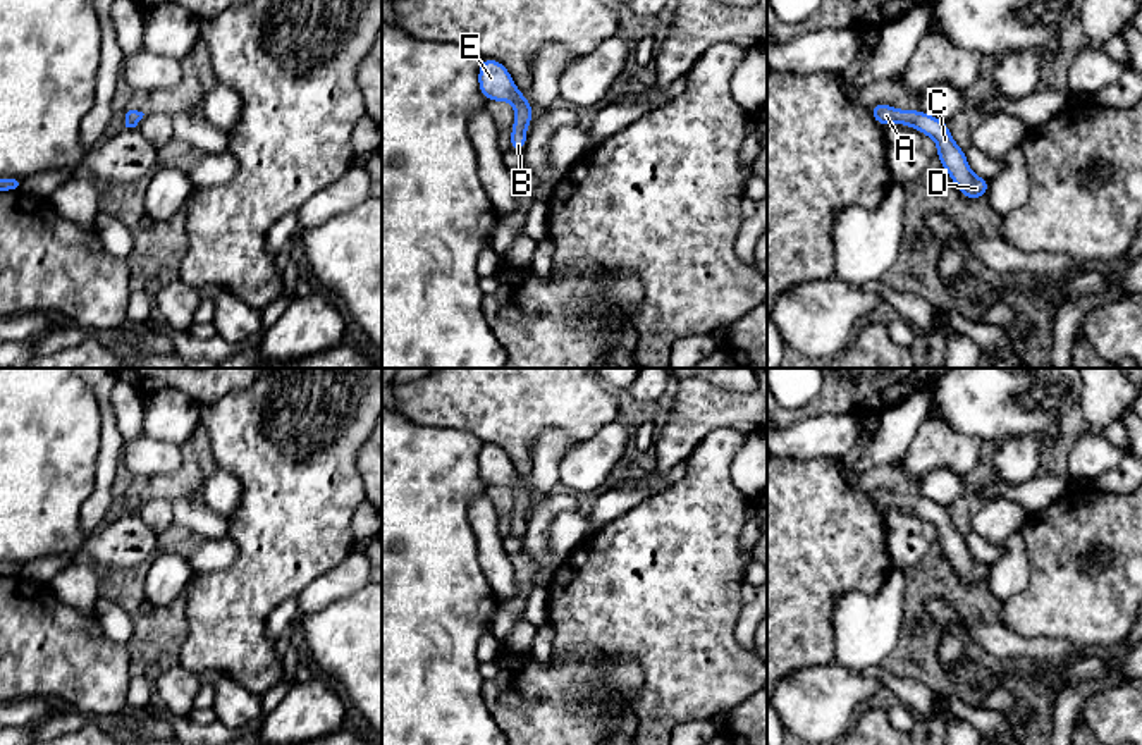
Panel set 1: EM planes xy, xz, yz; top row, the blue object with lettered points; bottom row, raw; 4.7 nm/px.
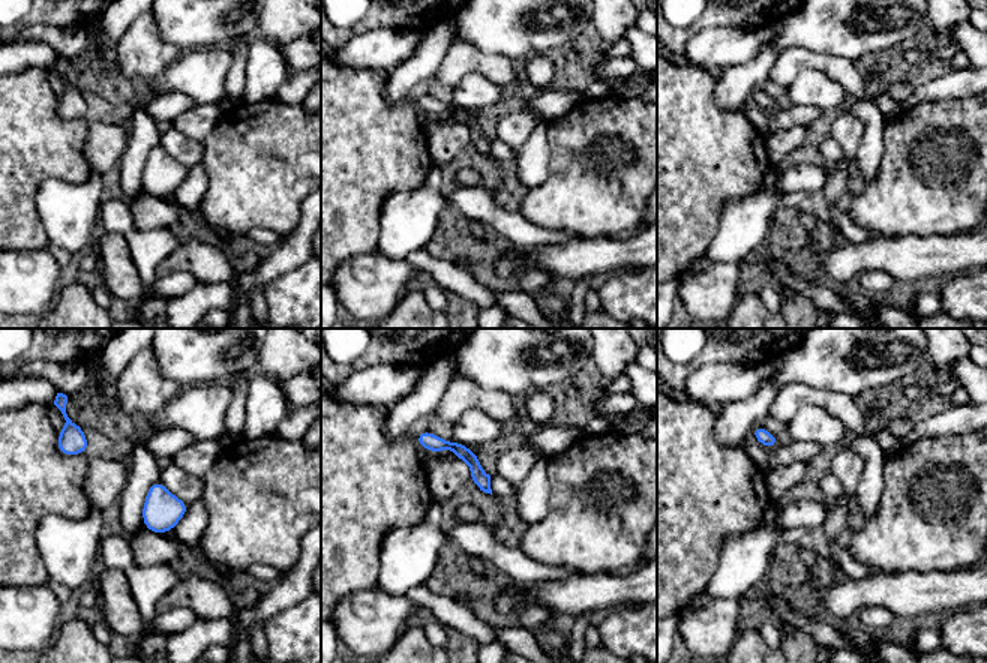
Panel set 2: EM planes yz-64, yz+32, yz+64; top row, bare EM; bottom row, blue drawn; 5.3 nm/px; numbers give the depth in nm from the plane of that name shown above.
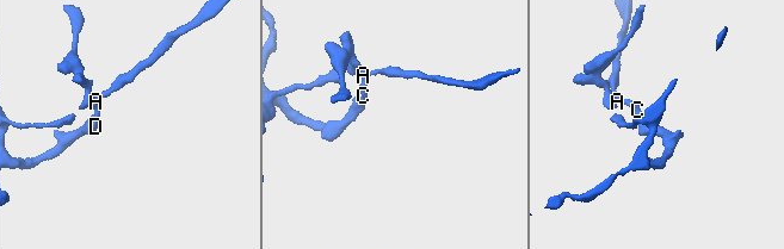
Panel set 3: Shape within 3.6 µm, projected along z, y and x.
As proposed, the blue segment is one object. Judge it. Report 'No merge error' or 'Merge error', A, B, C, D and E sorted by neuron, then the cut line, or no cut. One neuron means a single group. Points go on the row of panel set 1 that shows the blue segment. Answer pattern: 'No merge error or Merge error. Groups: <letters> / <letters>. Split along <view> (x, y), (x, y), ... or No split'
No merge error. Groups: A B C D E. No split

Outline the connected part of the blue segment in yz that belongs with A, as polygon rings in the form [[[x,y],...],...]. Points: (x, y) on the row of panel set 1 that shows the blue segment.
[[[887,103],[869,107],[869,114],[882,127],[896,122],[930,136],[937,145],[937,160],[967,200],[979,200],[989,193],[989,181],[972,172],[965,151],[955,143],[946,122],[920,110],[896,110]]]

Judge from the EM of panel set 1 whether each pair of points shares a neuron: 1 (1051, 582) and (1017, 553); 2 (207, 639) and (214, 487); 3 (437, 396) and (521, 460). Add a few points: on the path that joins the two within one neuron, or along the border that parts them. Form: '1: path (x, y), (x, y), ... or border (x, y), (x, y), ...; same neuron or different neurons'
1: border (1020, 529), (1027, 556), (1027, 584), (1008, 597); different neurons
2: border (236, 477), (239, 482), (239, 503), (226, 517); different neurons
3: path (460, 396), (465, 396), (506, 437); same neuron

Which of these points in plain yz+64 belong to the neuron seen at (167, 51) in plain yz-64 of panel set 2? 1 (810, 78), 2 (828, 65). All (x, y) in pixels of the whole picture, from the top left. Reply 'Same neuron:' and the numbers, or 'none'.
Same neuron: 2

